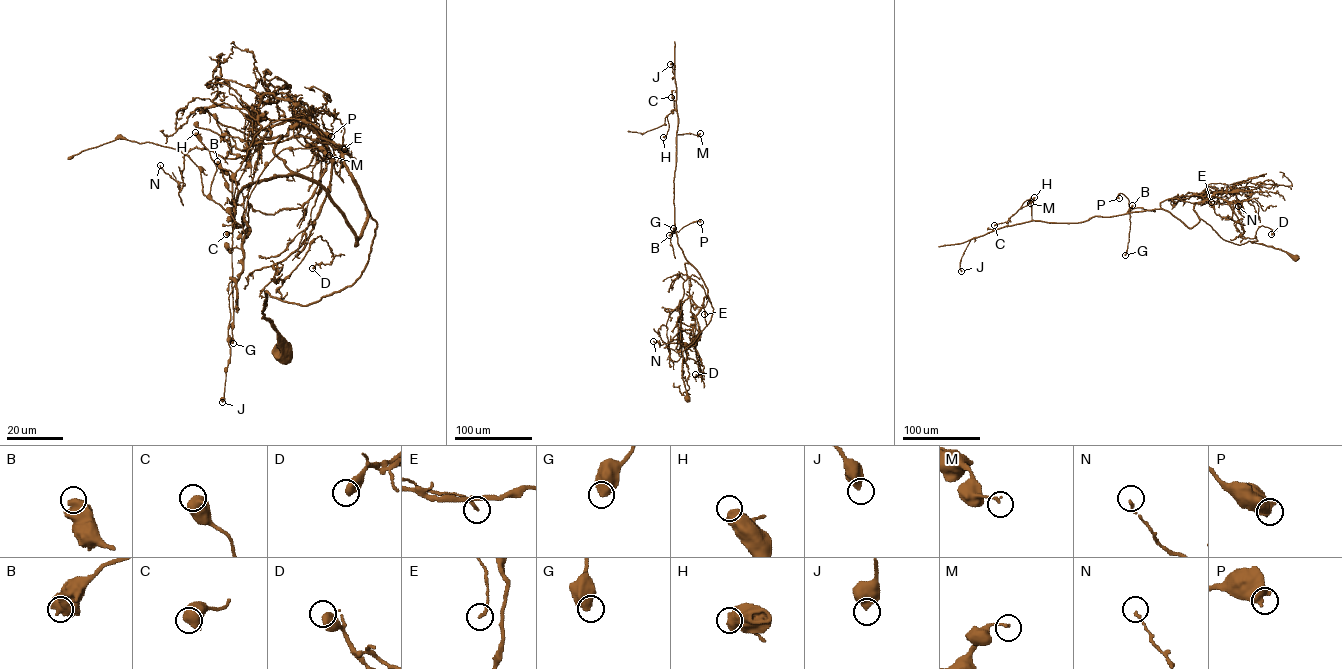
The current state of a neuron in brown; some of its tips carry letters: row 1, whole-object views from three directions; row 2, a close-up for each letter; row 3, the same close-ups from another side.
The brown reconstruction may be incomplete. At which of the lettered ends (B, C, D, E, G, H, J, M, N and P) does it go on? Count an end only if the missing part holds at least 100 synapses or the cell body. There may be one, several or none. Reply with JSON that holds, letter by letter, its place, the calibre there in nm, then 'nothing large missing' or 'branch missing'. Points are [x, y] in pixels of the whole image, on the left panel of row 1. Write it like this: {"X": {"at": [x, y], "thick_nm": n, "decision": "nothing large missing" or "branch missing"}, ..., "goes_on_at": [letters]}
{"B": {"at": [217, 161], "thick_nm": 700, "decision": "nothing large missing"}, "C": {"at": [226, 234], "thick_nm": 700, "decision": "nothing large missing"}, "D": {"at": [312, 268], "thick_nm": 550, "decision": "nothing large missing"}, "E": {"at": [344, 149], "thick_nm": 110, "decision": "nothing large missing"}, "G": {"at": [233, 343], "thick_nm": 650, "decision": "nothing large missing"}, "H": {"at": [195, 132], "thick_nm": 650, "decision": "nothing large missing"}, "J": {"at": [222, 402], "thick_nm": 550, "decision": "nothing large missing"}, "M": {"at": [329, 155], "thick_nm": 140, "decision": "nothing large missing"}, "N": {"at": [160, 165], "thick_nm": 120, "decision": "nothing large missing"}, "P": {"at": [331, 136], "thick_nm": 600, "decision": "nothing large missing"}, "goes_on_at": []}

